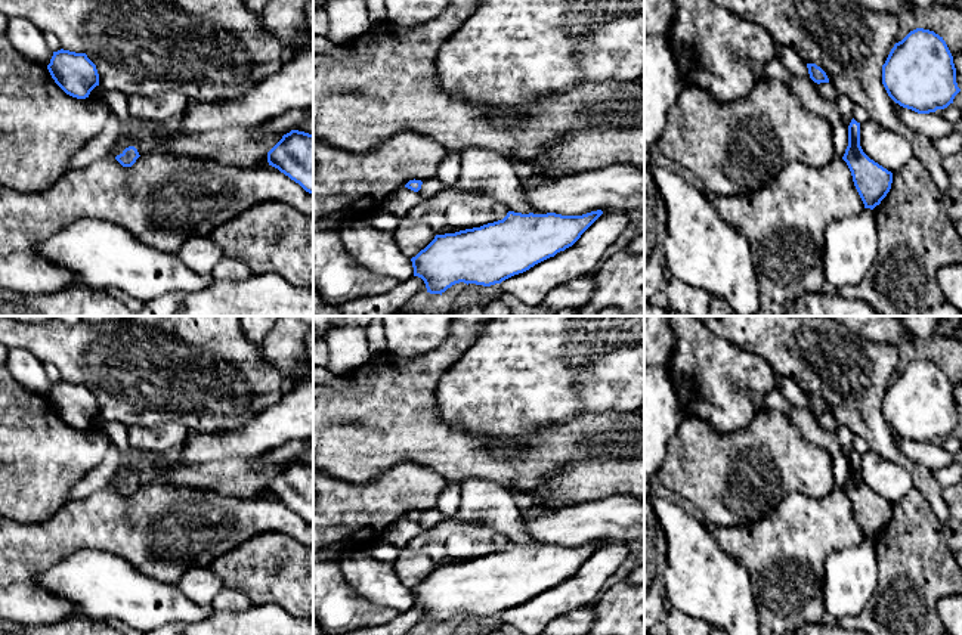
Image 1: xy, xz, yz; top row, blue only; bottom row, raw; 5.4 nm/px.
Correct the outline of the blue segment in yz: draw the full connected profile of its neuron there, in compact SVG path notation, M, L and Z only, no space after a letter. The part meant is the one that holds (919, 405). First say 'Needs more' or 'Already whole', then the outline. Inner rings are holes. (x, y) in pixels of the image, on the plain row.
Already whole. M924 359L894 375L882 396L882 415L896 434L918 444L947 439L961 422L946 372Z

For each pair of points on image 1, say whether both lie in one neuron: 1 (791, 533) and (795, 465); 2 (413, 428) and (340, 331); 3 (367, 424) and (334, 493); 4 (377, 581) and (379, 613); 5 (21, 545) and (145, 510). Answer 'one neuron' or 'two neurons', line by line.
1: two neurons
2: two neurons
3: two neurons
4: two neurons
5: one neuron

